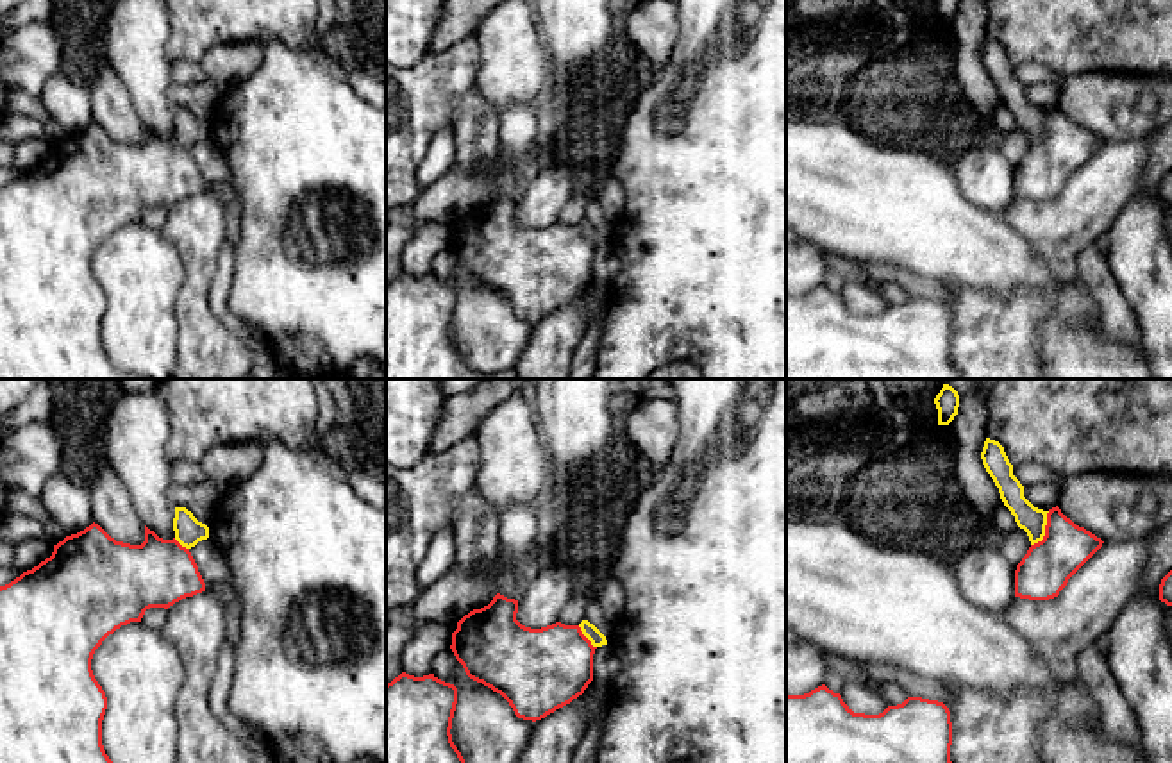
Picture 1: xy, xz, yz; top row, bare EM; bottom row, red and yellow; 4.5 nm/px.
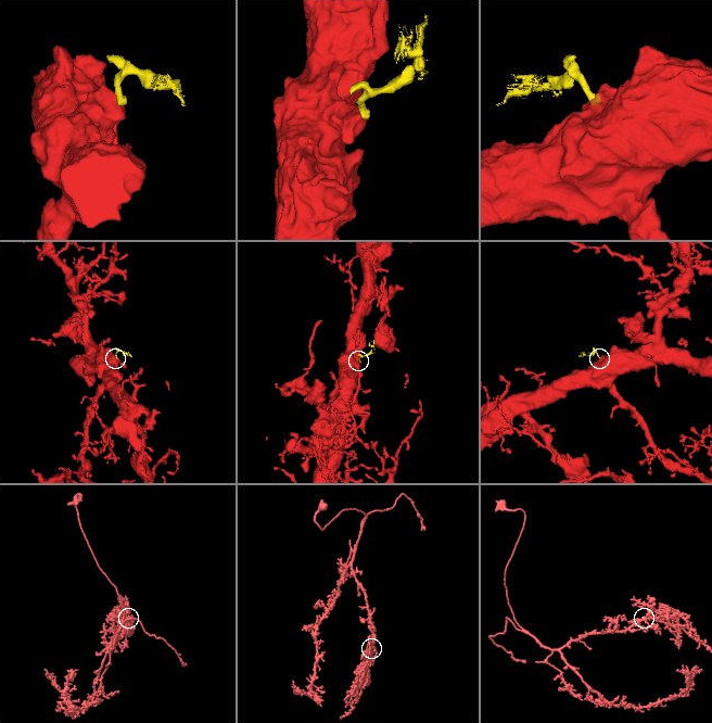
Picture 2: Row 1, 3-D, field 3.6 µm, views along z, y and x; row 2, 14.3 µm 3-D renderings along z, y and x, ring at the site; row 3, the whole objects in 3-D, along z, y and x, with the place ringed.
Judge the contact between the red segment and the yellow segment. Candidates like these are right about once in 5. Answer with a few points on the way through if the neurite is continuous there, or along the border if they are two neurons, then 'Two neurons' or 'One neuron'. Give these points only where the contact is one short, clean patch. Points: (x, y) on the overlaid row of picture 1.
Boundary: yz (1049, 511), (1046, 535), (1031, 545). Two neurons

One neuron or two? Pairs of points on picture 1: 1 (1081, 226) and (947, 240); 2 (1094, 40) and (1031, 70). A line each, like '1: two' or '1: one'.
1: two
2: two

